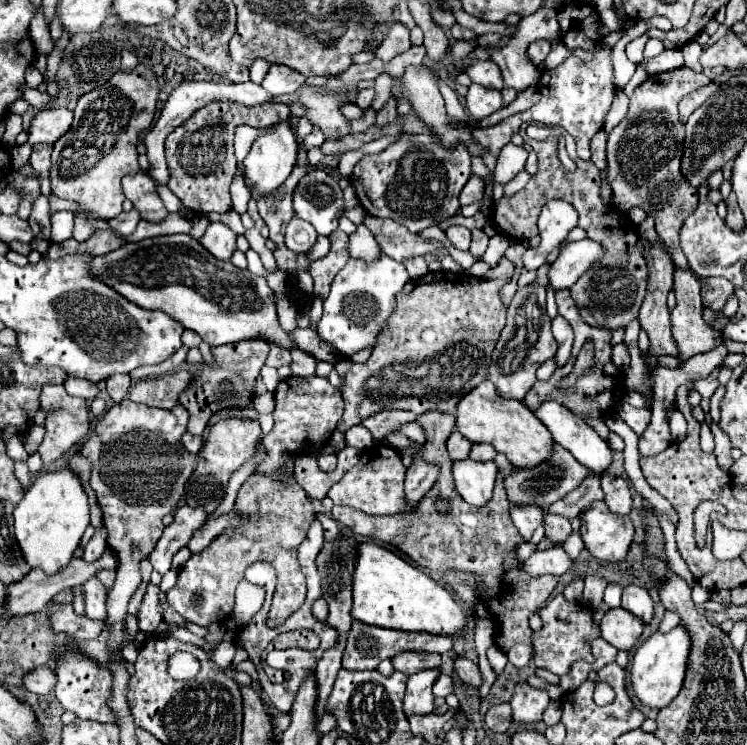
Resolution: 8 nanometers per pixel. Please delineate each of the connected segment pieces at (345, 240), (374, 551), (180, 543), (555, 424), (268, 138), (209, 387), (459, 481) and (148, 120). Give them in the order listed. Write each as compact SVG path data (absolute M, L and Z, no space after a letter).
M335 230L331 236L331 250L325 258L317 260L311 264L309 274L315 280L315 296L325 300L329 296L329 286L335 278L335 274L347 264L349 260L349 252L347 252L347 244L349 244L349 236L343 230Z
M375 542L359 546L353 576L353 618L381 628L441 636L461 636L467 624L465 612L447 588Z
M179 506L175 510L175 520L165 528L161 540L157 542L153 554L149 556L149 562L153 570L164 575L171 568L174 554L182 547L186 547L191 536L203 526L207 518L207 512L203 508L191 508L191 506Z
M543 402L537 408L533 408L533 414L549 428L553 440L557 444L561 444L565 450L569 450L577 462L581 462L583 466L587 466L589 470L595 470L595 472L607 470L607 466L611 462L611 454L613 454L609 444L593 428L589 428L577 414L569 412L565 406L557 404L557 402Z
M289 120L277 122L273 126L271 132L261 134L253 146L249 156L245 158L245 172L247 172L247 182L253 182L253 198L259 198L265 192L273 192L281 186L281 182L285 182L285 178L289 178L295 162L297 162L297 152L299 152L299 144L293 132L293 126Z
M245 340L229 346L217 346L211 350L213 364L201 364L199 374L193 374L189 388L179 394L179 402L189 410L189 426L187 430L195 436L201 436L209 418L225 408L249 408L255 396L255 380L259 376L261 366L267 360L269 344L263 340Z
M461 460L453 464L453 476L455 476L457 492L461 494L461 498L471 506L481 508L493 496L497 466L495 462Z
M137 64L129 72L119 70L105 84L101 84L99 88L83 94L77 100L75 118L73 118L73 124L71 124L69 132L53 144L51 192L55 196L65 198L65 200L77 200L79 204L85 204L87 208L93 208L93 212L97 212L97 216L101 216L103 220L117 218L123 212L121 206L123 206L123 200L125 200L125 194L121 190L121 178L127 176L129 172L141 170L139 162L137 162L137 156L139 156L137 154L137 142L139 142L139 134L145 128L149 128L155 120L157 98L159 98L157 76L145 64Z

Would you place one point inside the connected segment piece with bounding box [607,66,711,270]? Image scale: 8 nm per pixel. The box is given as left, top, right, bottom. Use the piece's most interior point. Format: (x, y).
(644, 150)

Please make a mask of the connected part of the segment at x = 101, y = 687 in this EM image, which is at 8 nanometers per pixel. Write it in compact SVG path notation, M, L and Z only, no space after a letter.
M71 648L65 652L65 656L57 664L57 678L59 678L59 682L57 682L55 694L65 710L75 712L77 718L97 720L97 722L113 722L113 712L109 712L109 708L105 708L105 700L109 698L111 684L113 684L109 666L101 668L101 666L93 664L93 660L89 660L87 656L83 656L75 648Z

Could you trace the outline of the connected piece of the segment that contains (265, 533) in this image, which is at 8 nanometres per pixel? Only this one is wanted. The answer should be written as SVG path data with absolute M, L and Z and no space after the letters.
M285 456L281 470L285 478L273 478L265 474L253 474L241 486L237 494L235 508L241 514L247 514L247 524L237 528L227 528L221 532L205 550L193 554L189 562L181 568L177 584L167 592L171 606L187 620L199 626L209 626L211 622L225 622L233 612L235 588L243 580L243 572L253 562L273 562L277 574L274 598L267 617L267 625L275 628L294 612L297 612L305 600L307 586L305 576L297 564L297 546L303 542L309 524L313 518L313 504L305 490L297 484L293 476L295 458Z

